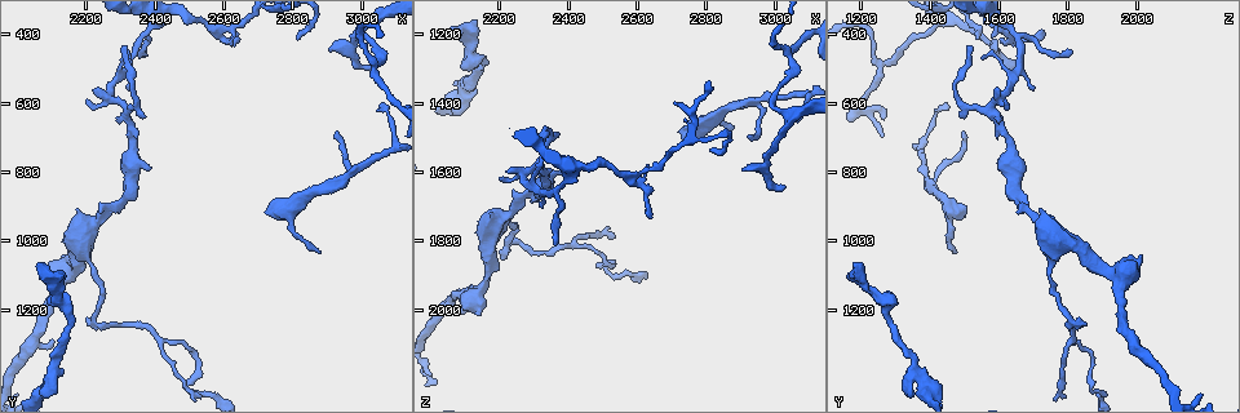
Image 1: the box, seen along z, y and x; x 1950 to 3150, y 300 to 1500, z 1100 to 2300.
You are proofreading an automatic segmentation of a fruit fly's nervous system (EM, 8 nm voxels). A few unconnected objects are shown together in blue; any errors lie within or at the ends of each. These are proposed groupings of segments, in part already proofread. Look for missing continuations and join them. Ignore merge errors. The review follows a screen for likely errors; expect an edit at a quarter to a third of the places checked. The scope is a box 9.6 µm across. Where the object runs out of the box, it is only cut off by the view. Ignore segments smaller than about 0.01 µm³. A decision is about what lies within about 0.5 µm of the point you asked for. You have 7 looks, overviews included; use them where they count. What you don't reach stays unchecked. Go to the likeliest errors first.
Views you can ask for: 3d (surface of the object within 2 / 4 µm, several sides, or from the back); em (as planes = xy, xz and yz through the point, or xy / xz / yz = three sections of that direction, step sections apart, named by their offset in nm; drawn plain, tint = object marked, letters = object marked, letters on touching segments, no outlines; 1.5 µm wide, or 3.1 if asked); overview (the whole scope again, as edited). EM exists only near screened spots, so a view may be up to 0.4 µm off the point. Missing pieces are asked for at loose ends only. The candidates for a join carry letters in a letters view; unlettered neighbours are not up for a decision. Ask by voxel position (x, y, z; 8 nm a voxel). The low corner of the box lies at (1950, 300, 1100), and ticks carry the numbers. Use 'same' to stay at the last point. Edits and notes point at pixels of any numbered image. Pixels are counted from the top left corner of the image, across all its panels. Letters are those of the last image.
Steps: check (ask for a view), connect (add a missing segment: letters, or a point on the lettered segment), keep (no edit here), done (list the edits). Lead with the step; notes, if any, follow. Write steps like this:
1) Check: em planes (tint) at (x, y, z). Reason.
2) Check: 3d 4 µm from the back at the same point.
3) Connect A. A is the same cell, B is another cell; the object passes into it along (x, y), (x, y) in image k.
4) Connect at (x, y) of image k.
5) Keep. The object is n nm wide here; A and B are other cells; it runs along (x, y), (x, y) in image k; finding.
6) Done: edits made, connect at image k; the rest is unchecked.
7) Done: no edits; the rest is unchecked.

Check: em xz step 8 (tint) at (3030, 500, 1640). An open end.

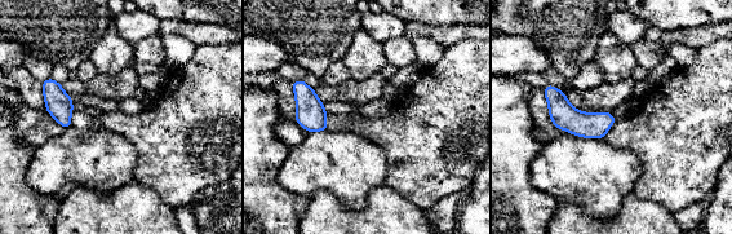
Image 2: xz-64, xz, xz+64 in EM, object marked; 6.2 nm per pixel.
Check: em planes (letters) at the same point.

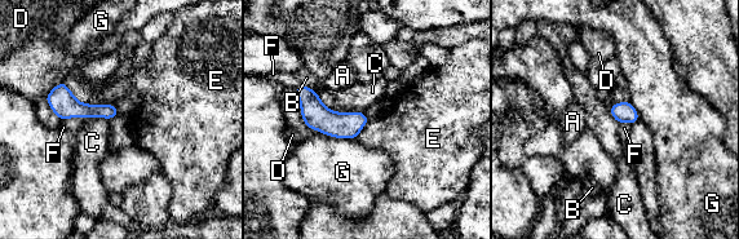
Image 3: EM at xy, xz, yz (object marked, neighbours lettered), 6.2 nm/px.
Keep. A, B, C, D, E, F and G are other cells; it runs along (300, 91), (330, 120), (363, 120) in image 3; no lettered segment goes on from it.

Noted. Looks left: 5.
Check: em xz step 4 (tint) at (2400, 780, 1610). Branch stops here.

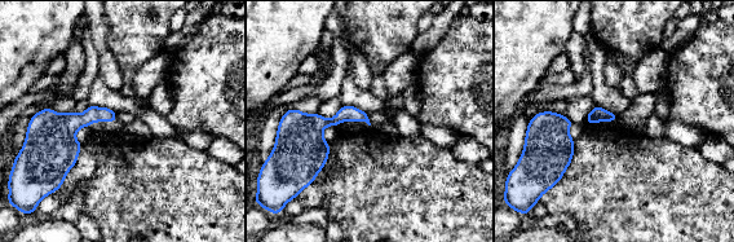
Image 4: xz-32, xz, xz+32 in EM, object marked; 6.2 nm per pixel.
Check: em xz step 4 (letters) at the same point.

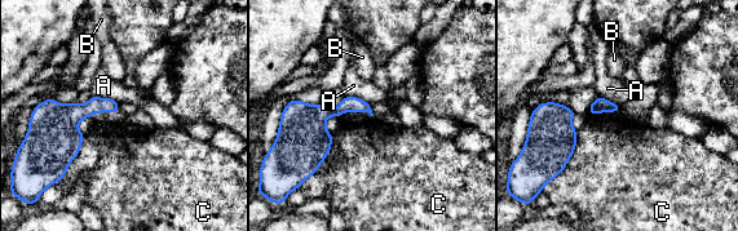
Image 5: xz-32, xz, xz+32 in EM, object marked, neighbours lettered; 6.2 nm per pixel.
Keep. A, B and C are other cells; no lettered segment goes on from it.

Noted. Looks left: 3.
Check: em 3.1 µm xz step 16 (letters) at (3050, 620, 1460). Thin end.

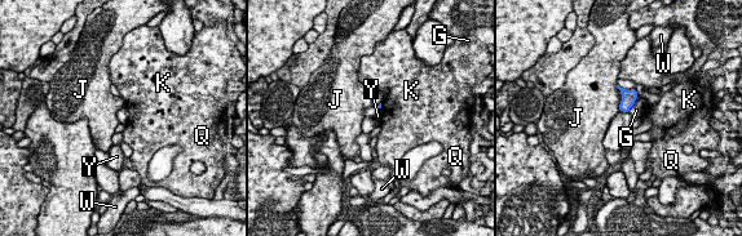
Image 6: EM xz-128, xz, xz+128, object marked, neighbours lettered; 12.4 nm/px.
Check: em 3.1 µm planes (letters) at the same point. Cut it another way.

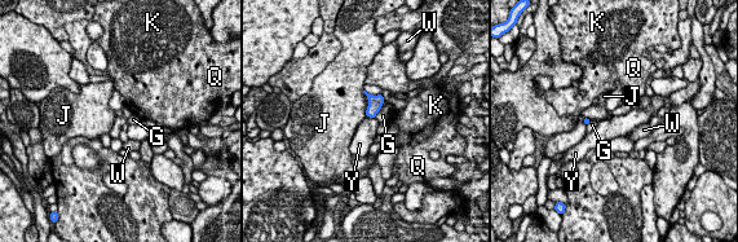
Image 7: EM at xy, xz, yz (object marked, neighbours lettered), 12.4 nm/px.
Keep. The longest contact is with J, 320 nm; G, J, K, Q, W and Y are other cells; a border runs along (366, 114), (374, 118) in image 7; none of them fits.

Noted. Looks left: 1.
Done: no edits; the rest is unchecked.

